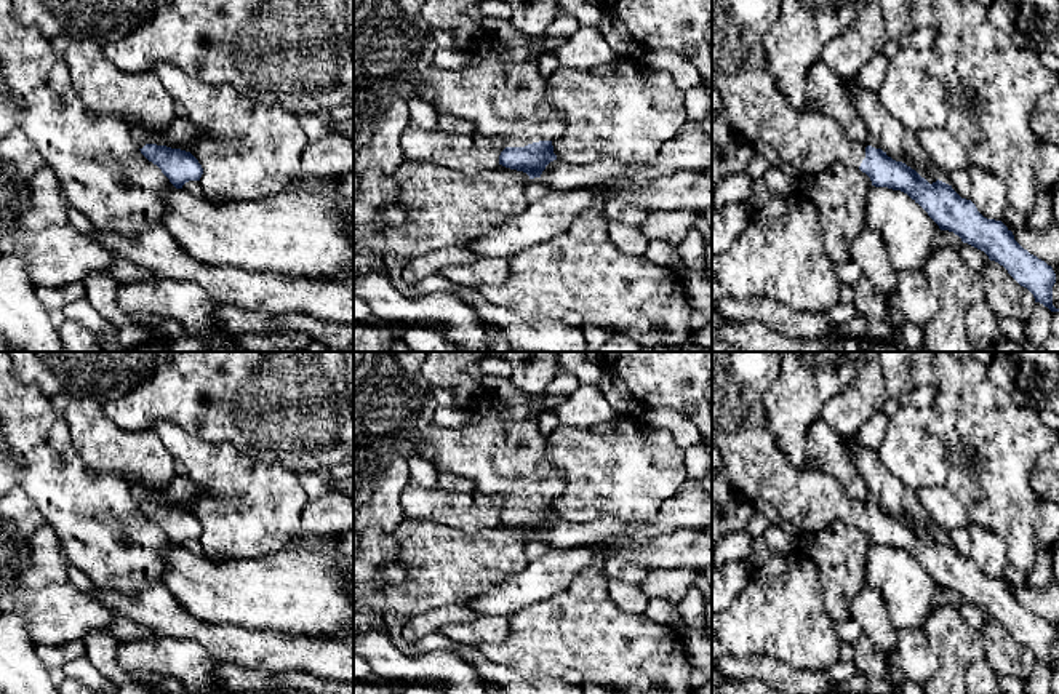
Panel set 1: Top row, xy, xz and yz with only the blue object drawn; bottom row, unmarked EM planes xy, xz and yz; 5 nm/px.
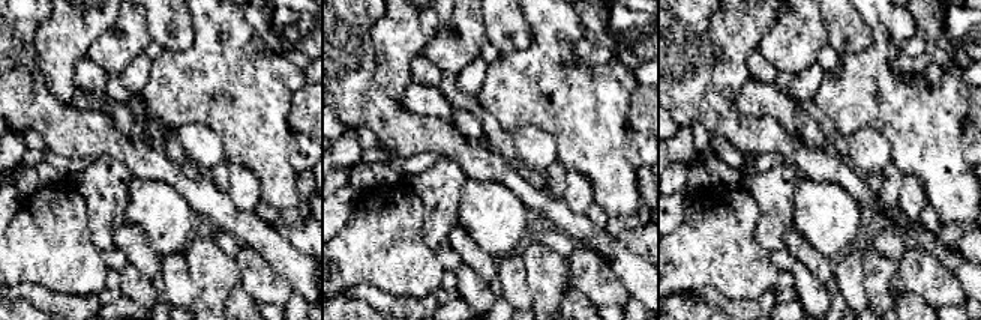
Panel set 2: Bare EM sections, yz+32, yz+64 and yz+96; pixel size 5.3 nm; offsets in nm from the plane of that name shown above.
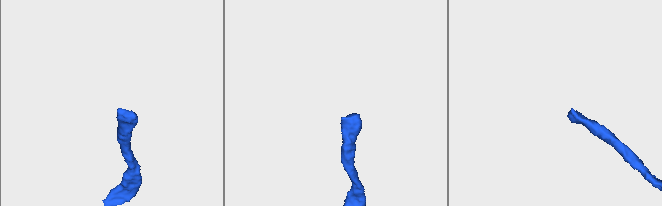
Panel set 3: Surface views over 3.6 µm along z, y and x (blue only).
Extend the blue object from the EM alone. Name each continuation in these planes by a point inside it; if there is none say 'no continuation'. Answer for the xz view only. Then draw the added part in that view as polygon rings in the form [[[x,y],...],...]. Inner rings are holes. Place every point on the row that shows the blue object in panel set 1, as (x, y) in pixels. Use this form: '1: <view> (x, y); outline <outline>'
1: xz (506, 99); outline [[[485,35],[472,51],[477,58],[472,66],[446,70],[434,64],[426,72],[400,83],[398,91],[408,98],[427,86],[432,104],[440,114],[448,112],[470,120],[480,134],[501,138],[507,147],[525,147],[560,138],[566,123],[563,112],[557,110],[549,99],[549,80],[539,74],[536,62],[506,61],[507,50],[509,46],[501,40]]]

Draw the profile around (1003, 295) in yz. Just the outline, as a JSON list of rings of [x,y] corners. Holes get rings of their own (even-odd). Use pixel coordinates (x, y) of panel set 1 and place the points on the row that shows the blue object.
[[[995,261],[981,269],[984,302],[997,317],[1027,323],[1035,307],[1033,294],[1021,286],[1008,270]]]

